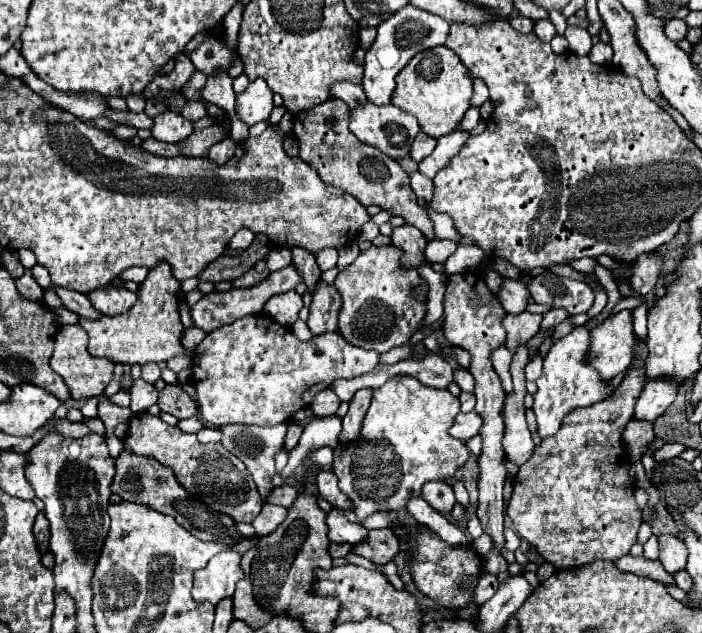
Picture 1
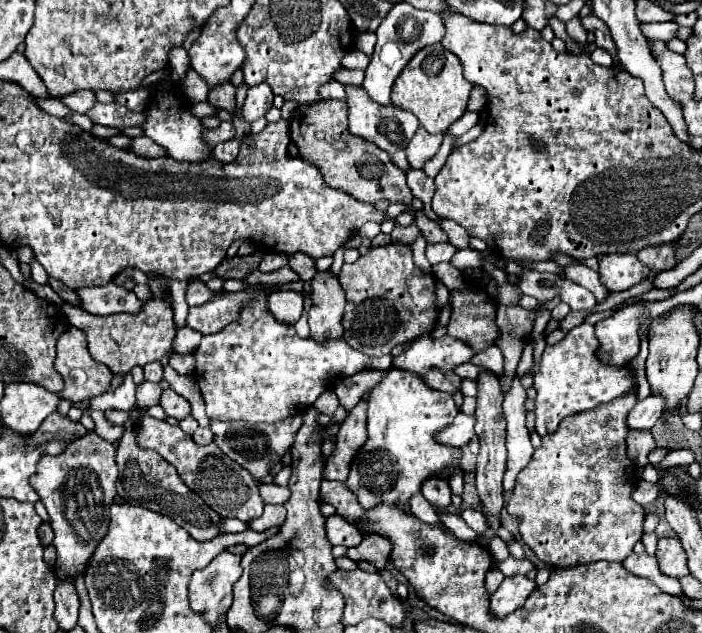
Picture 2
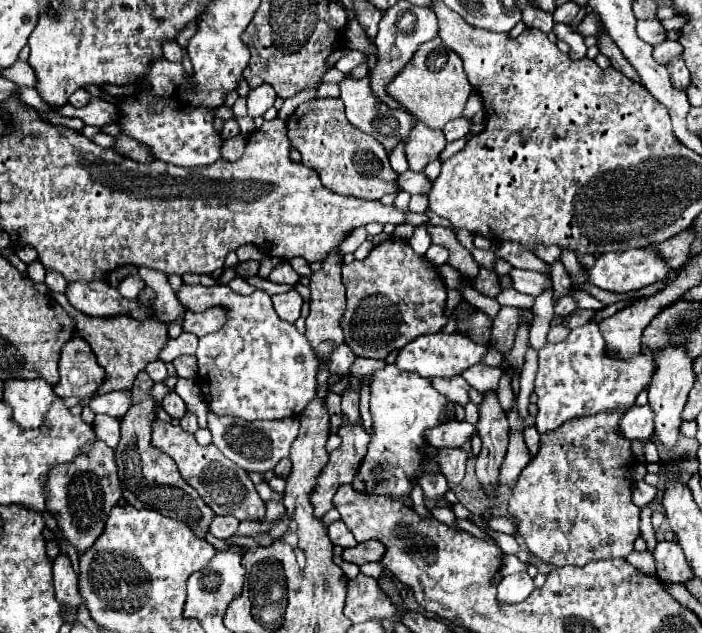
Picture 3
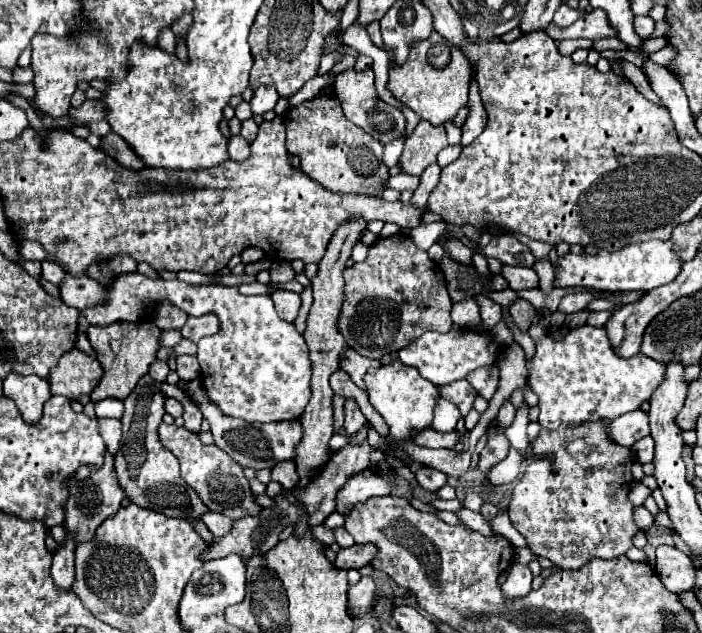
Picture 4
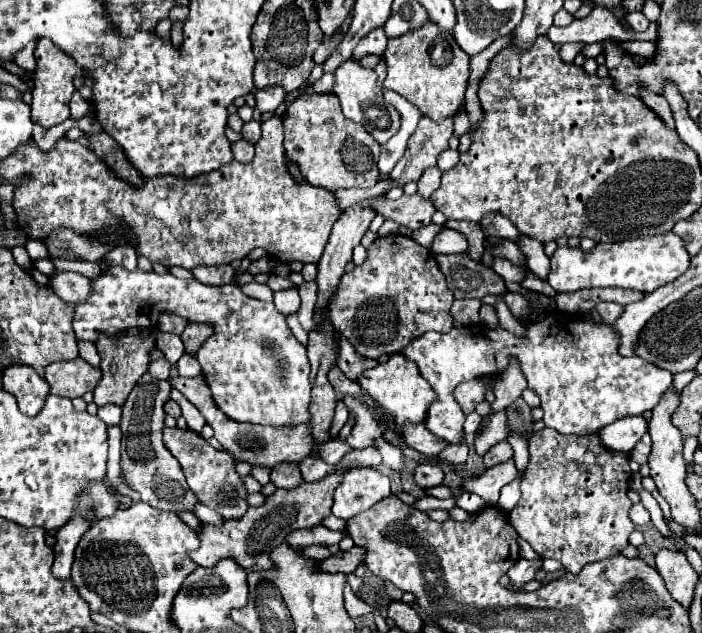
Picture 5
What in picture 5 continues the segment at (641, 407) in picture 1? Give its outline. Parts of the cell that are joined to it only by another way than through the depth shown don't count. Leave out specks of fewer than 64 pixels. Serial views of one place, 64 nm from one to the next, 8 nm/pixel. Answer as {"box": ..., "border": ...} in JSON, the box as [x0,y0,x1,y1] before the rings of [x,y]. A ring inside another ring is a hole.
{"box":[600,416,648,472],"border":[[[626,416],[626,418],[620,418],[614,424],[602,428],[600,430],[600,442],[608,450],[624,452],[628,456],[631,471],[638,472],[640,464],[634,462],[630,454],[632,454],[634,446],[638,444],[638,440],[646,434],[646,430],[648,430],[648,424],[642,416]]]}

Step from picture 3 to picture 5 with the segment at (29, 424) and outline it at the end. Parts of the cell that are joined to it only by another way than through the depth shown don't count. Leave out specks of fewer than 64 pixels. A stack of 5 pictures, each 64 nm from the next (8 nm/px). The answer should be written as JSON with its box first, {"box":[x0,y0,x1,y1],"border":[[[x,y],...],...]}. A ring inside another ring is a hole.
{"box":[4,364,48,416],"border":[[[12,364],[4,370],[4,390],[12,392],[26,416],[36,416],[48,396],[48,382],[26,364]]]}

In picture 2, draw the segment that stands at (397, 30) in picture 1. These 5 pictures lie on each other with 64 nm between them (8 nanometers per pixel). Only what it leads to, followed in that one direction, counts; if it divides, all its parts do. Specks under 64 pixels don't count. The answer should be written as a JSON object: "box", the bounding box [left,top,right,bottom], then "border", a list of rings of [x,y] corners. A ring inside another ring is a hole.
{"box":[364,2,444,104],"border":[[[406,2],[394,4],[394,8],[388,12],[388,16],[382,20],[382,24],[376,30],[378,42],[374,56],[366,68],[366,78],[364,78],[364,90],[376,100],[378,104],[392,104],[390,100],[390,90],[402,68],[410,62],[410,58],[422,50],[428,44],[436,44],[444,36],[444,22],[440,14],[428,12],[428,10],[416,10],[414,6],[408,6]]]}

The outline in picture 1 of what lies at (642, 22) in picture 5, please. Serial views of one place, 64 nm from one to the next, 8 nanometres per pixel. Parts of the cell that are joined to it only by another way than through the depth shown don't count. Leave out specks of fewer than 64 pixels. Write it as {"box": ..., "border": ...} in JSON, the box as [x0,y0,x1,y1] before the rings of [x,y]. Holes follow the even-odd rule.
{"box":[664,20,686,40],"border":[[[668,20],[664,24],[664,34],[670,36],[670,40],[682,40],[686,36],[686,22],[684,20]]]}

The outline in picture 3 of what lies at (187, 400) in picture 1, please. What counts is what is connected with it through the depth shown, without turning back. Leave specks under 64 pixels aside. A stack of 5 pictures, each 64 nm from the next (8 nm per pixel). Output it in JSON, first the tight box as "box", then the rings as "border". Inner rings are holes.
{"box":[162,392,186,420],"border":[[[176,392],[168,394],[168,396],[162,400],[162,408],[164,408],[172,418],[178,418],[178,420],[186,414],[186,404],[184,404],[184,400],[182,400]]]}

